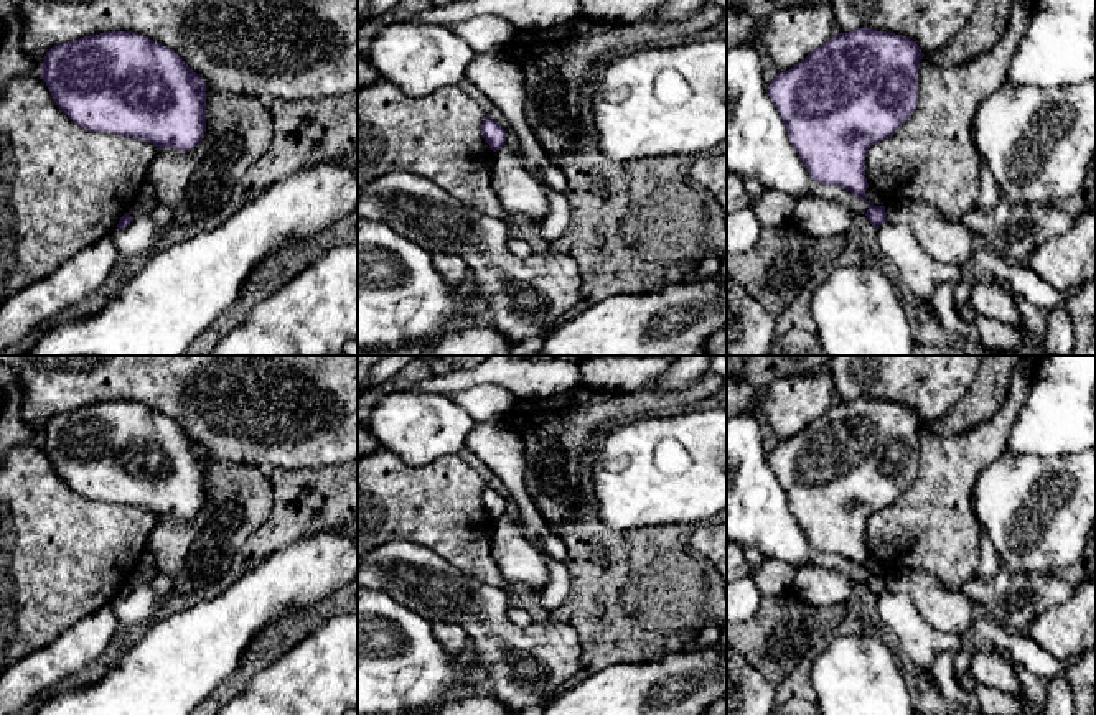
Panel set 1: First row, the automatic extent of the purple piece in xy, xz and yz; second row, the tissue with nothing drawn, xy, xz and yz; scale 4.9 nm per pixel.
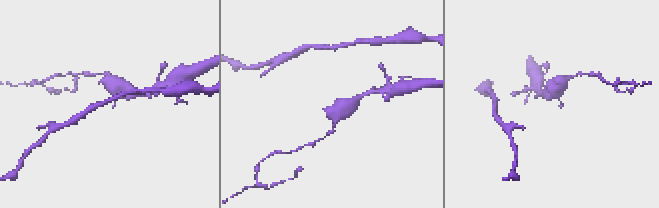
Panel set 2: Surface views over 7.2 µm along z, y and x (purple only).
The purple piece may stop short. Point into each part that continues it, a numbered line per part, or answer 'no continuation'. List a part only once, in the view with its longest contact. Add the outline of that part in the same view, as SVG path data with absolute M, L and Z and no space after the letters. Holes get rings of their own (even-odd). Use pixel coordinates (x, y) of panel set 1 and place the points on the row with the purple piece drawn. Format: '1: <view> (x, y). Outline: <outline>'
no continuation

